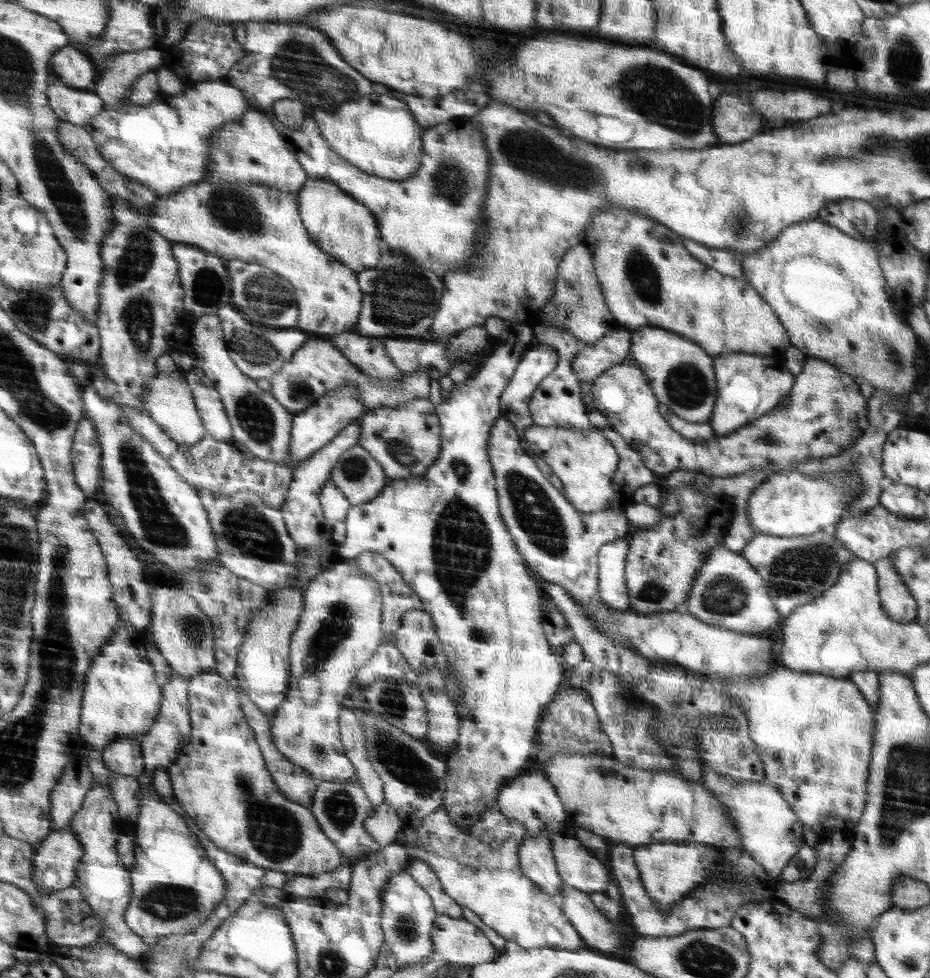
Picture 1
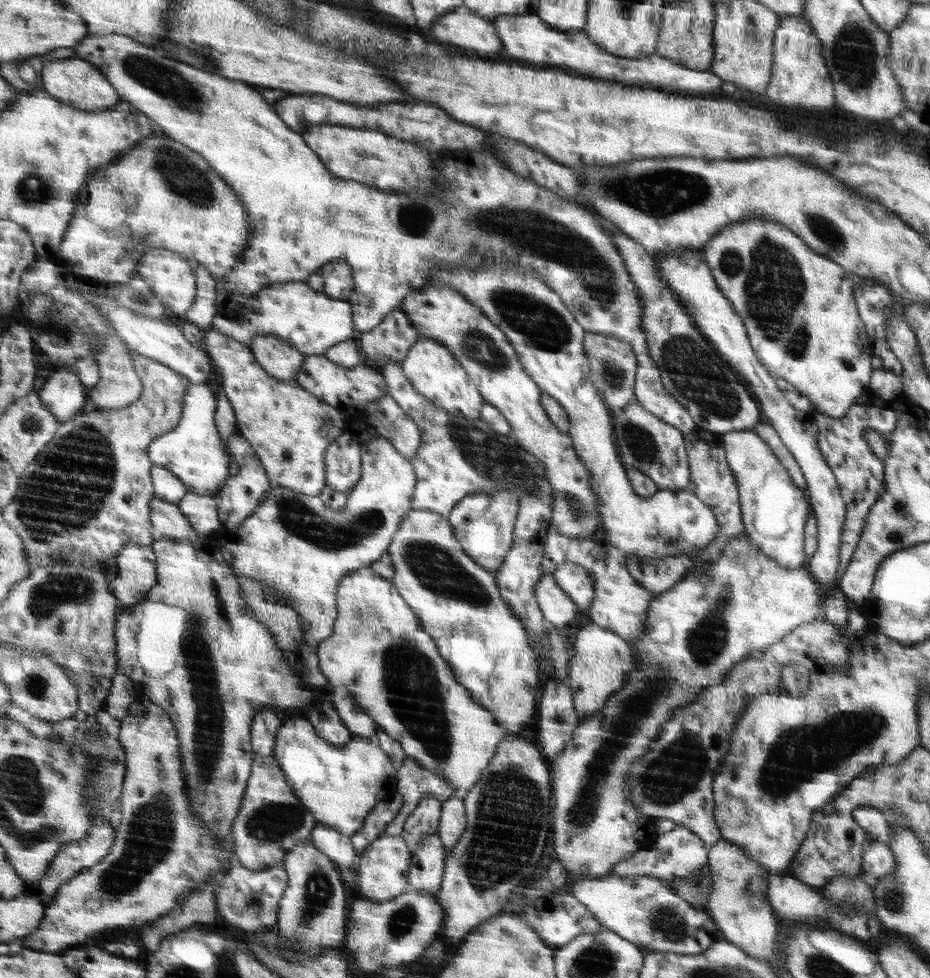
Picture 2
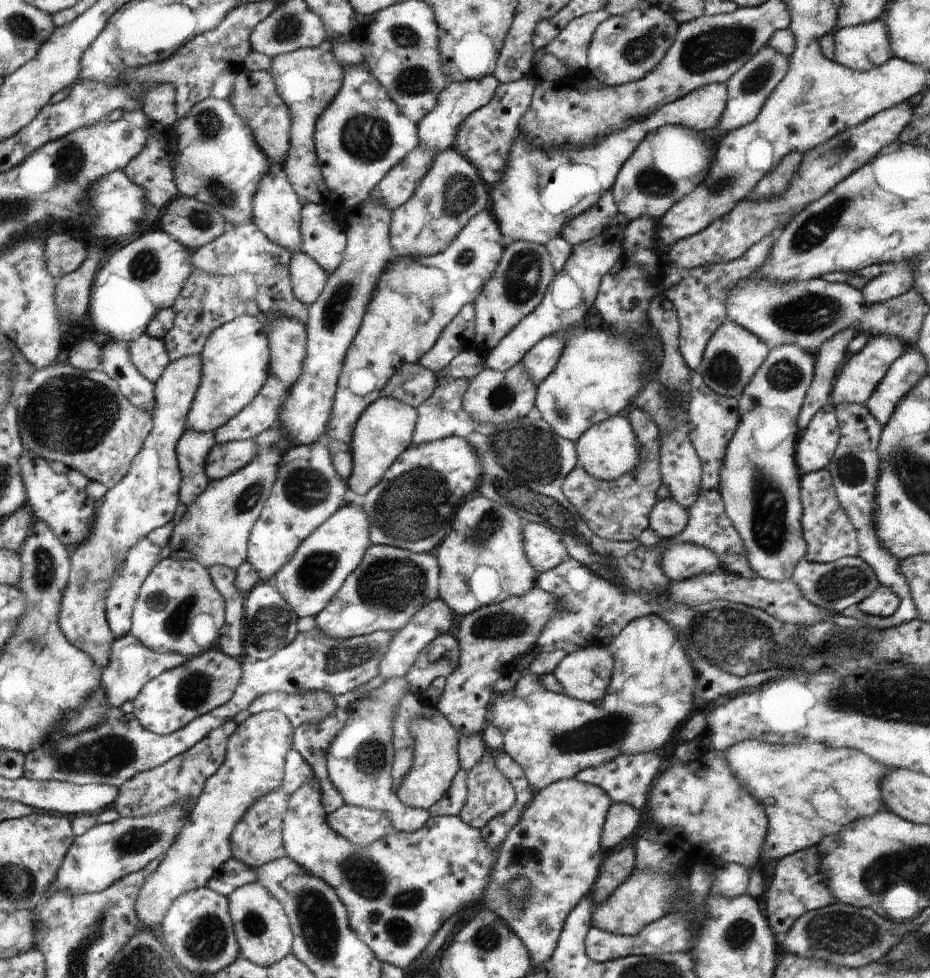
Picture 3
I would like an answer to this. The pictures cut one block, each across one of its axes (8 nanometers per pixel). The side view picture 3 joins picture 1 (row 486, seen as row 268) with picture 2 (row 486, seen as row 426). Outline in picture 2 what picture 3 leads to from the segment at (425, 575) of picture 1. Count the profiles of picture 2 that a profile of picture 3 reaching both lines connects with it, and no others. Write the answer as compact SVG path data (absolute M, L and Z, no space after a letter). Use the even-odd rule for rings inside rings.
M331 444L326 454L327 487L349 494L361 480L359 444Z

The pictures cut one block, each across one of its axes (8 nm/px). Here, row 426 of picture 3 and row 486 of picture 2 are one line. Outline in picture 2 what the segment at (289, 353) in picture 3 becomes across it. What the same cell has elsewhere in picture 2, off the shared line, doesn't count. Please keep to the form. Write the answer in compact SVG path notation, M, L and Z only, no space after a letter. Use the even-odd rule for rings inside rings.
M242 432L232 436L228 441L231 452L240 464L240 471L230 478L228 484L224 484L222 496L219 498L219 515L223 524L230 530L236 530L248 517L259 508L259 504L263 501L264 494L268 494L268 490L272 490L273 482L268 479L266 468L260 463L258 455L252 449L248 438L244 437Z

